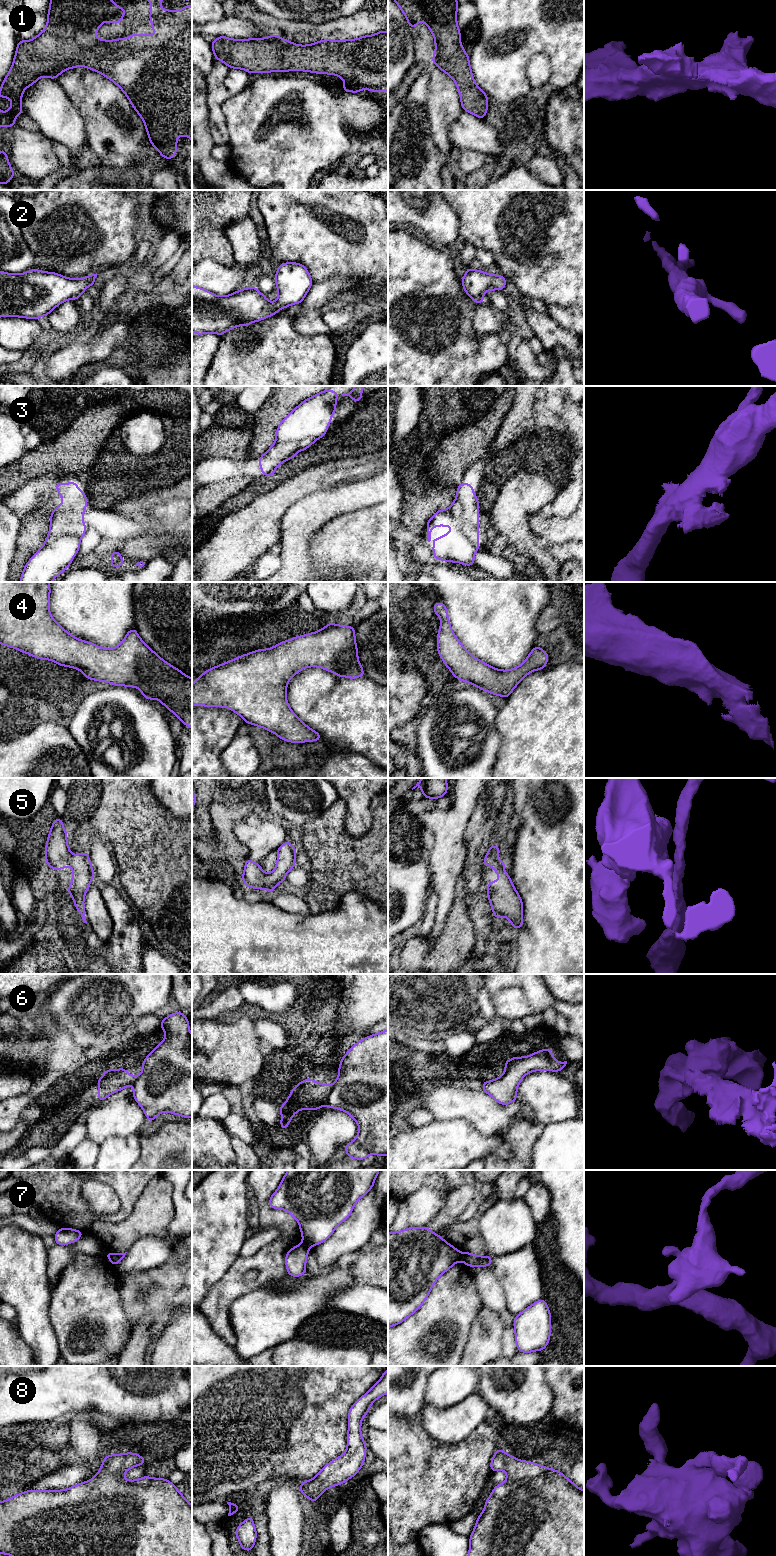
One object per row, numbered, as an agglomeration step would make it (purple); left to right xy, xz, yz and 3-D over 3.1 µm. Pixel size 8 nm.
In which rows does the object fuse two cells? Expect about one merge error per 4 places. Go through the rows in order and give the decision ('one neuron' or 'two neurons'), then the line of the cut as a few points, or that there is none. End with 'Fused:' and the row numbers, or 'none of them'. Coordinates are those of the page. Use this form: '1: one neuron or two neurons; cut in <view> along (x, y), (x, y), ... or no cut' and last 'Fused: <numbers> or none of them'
1: one neuron; no cut
2: one neuron; no cut
3: one neuron; no cut
4: one neuron; no cut
5: one neuron; no cut
6: two neurons; cut in xz along (333, 1085), (324, 1104)
7: two neurons; cut in yz along (461, 1253), (462, 1259)
8: one neuron; no cut
Fused: 6, 7

